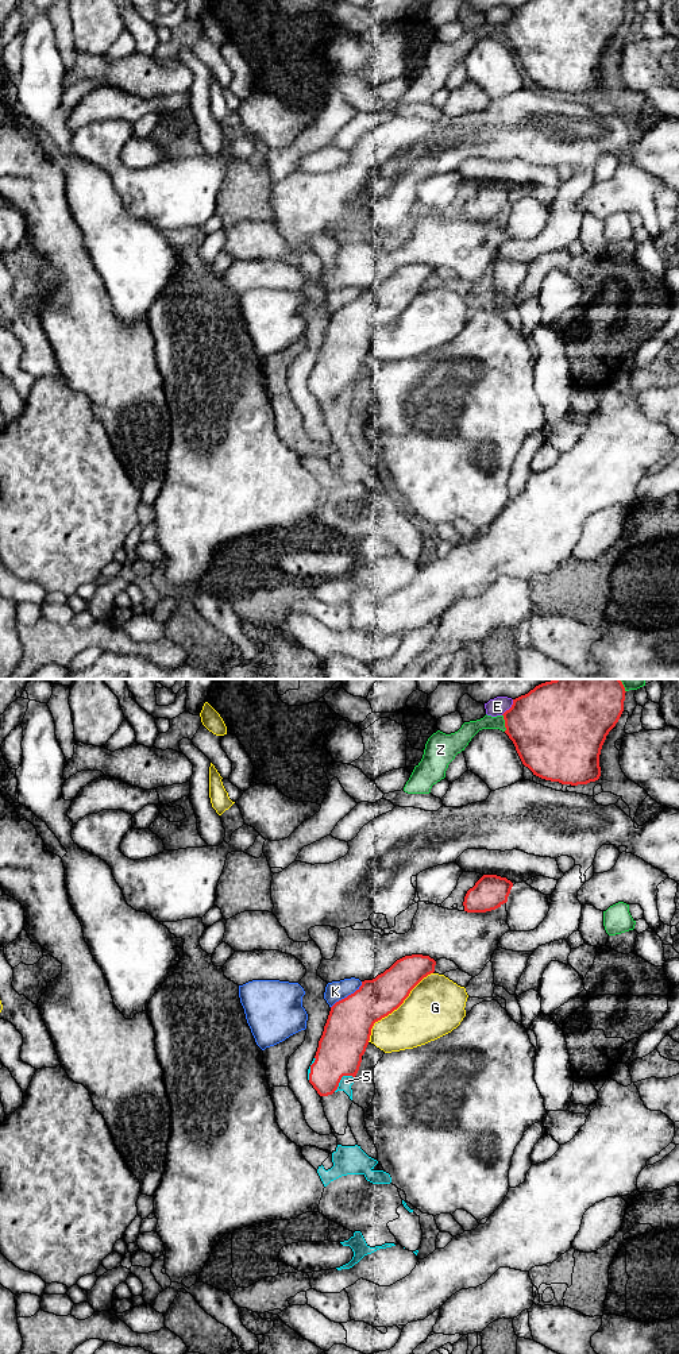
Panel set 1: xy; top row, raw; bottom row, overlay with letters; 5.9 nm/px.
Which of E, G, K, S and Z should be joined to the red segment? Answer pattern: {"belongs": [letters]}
{"belongs": []}

